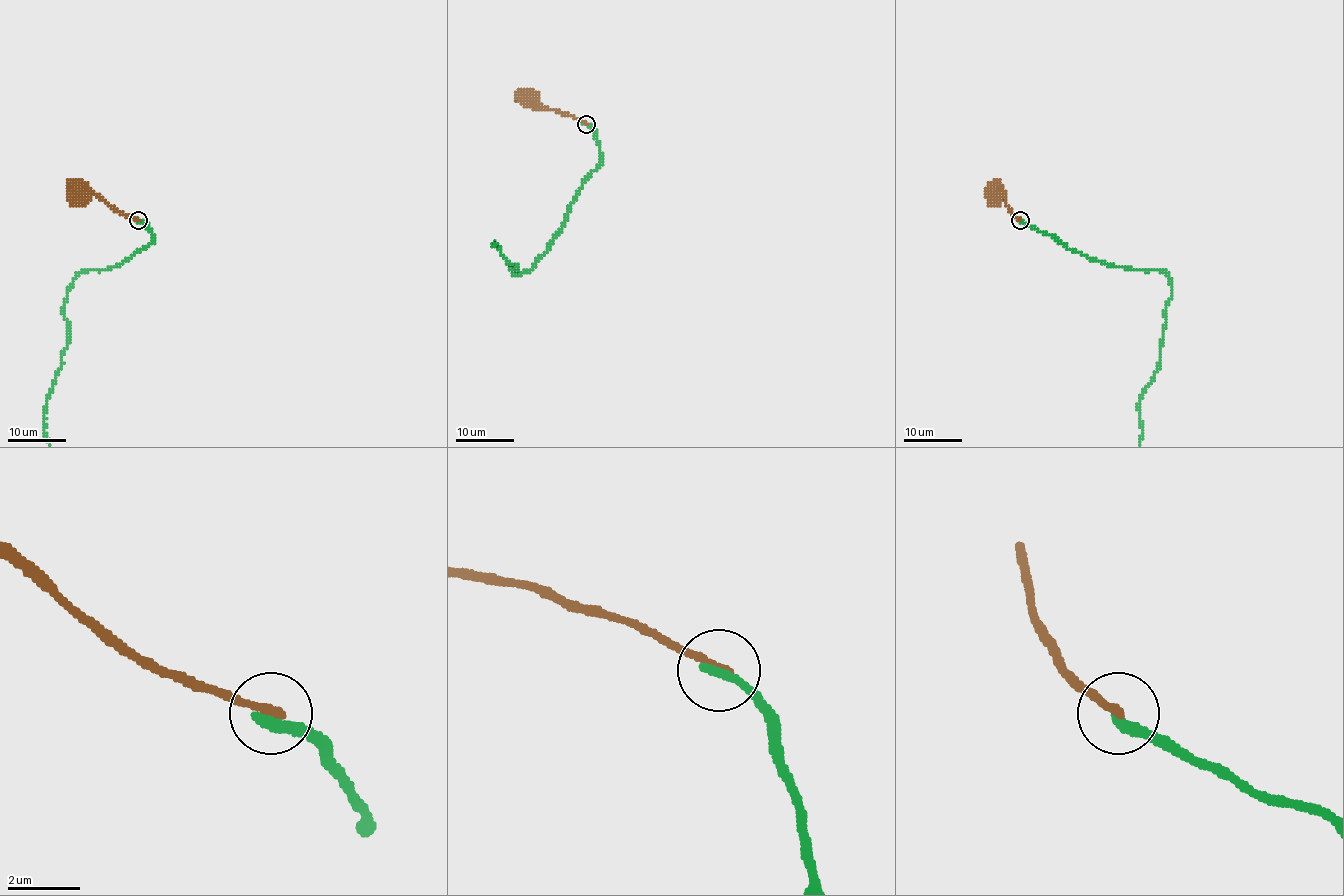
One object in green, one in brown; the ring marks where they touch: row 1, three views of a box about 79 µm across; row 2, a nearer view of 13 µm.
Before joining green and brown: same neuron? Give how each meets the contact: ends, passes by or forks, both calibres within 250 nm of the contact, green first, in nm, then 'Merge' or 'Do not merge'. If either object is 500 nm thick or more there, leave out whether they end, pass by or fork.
At the ring green ends. At the ring brown ends. Thickness 320 nm (green) against 240 nm. Do not merge

